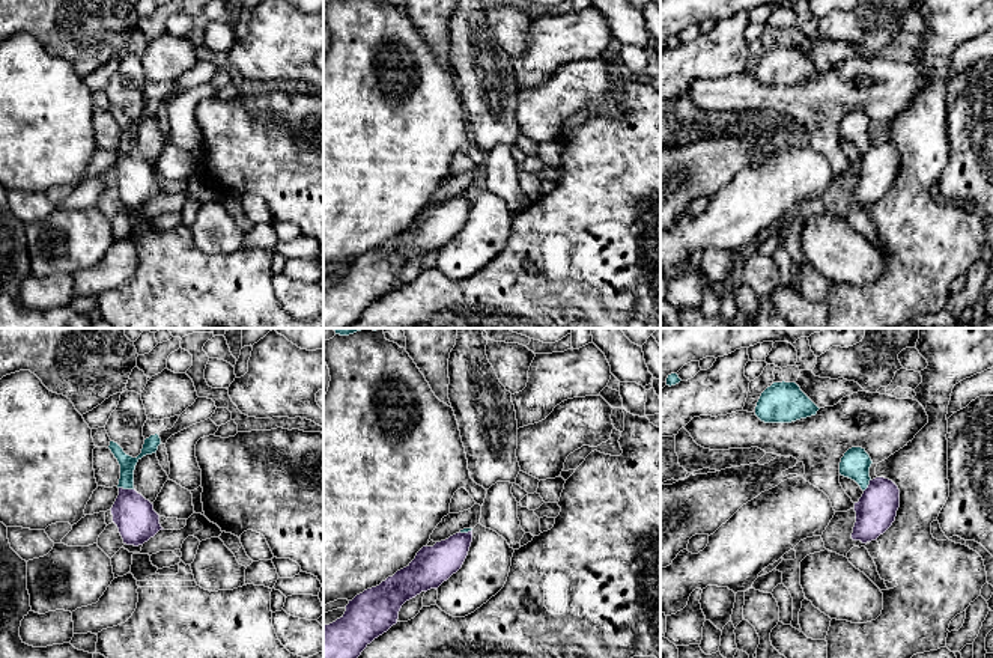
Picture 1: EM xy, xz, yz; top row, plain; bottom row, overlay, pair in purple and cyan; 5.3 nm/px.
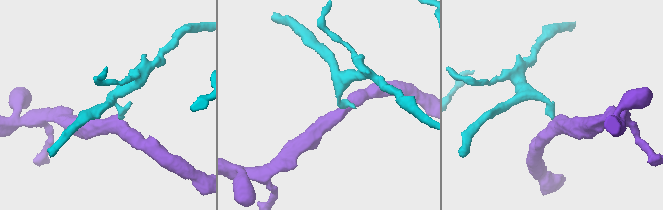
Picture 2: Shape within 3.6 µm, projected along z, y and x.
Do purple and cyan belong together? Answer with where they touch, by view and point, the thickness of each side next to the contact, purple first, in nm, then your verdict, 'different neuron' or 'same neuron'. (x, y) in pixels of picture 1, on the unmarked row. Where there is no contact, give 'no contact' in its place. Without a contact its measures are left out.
xy (127, 152) | 220/90 nm | different neuron

